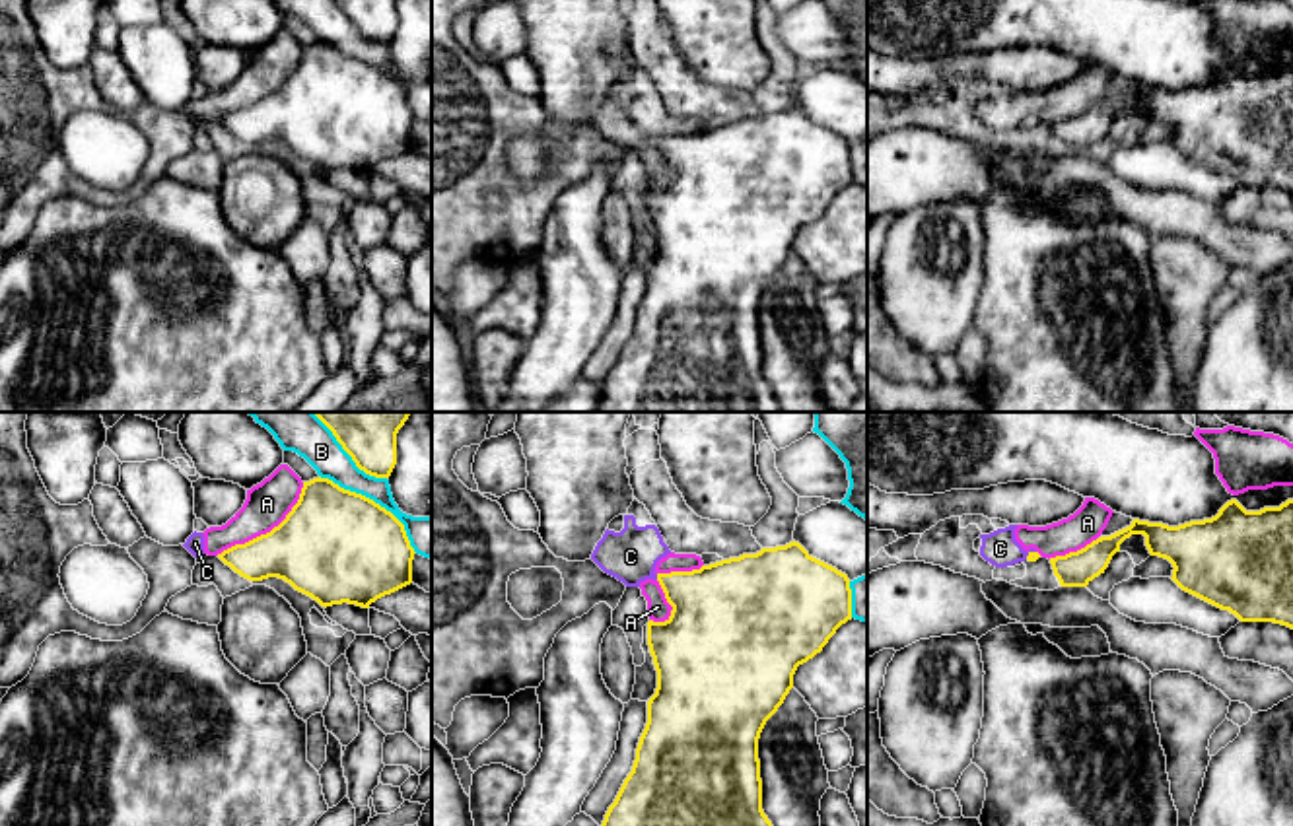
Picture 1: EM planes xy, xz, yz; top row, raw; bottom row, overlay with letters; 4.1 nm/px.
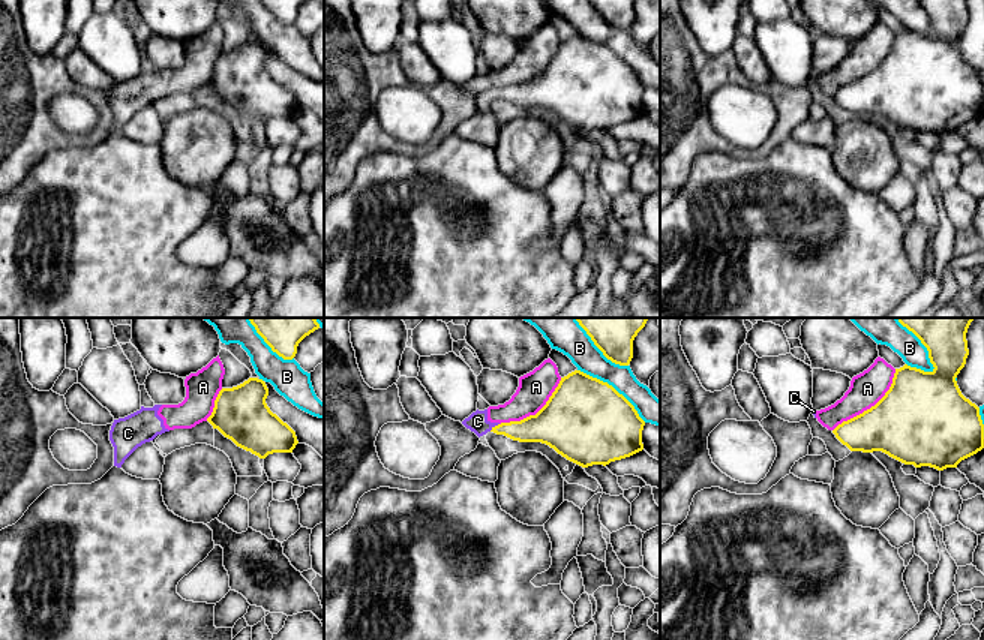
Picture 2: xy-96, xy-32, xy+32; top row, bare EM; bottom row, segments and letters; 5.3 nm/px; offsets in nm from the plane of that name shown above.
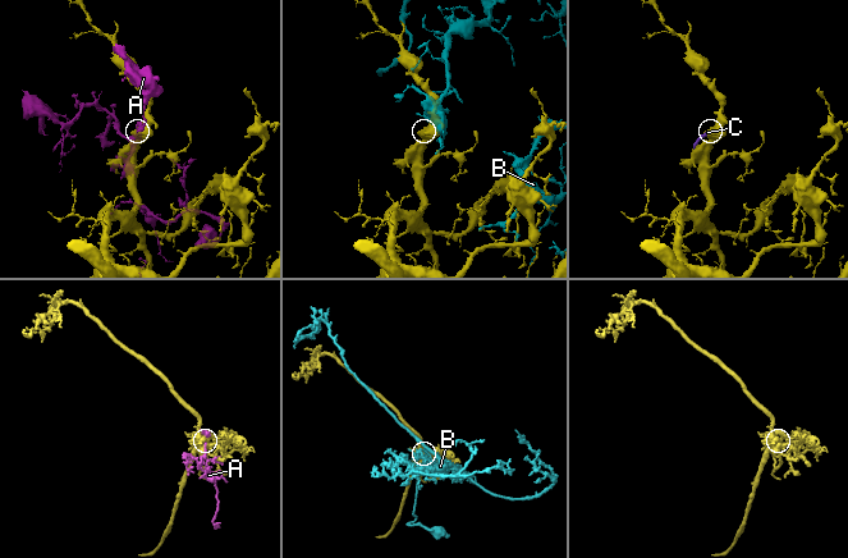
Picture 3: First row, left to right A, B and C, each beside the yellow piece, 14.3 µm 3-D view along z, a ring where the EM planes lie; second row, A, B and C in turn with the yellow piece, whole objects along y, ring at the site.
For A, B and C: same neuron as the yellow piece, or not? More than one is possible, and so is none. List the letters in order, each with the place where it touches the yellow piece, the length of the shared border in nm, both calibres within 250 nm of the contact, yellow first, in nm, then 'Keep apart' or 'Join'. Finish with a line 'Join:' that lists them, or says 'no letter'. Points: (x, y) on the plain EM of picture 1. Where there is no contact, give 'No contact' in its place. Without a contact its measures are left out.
A: Touches yellow at xy (267, 98). Shared border 480 nm. Thickness 420 nm (yellow) against 180 nm. Keep apart
B: Touches yellow at xy (374, 67). Shared border 500 nm. Thickness 460 nm (yellow) against 150 nm. Keep apart
C: Touches yellow at xz (658, 140). Shared border 30 nm. Thickness 320 nm (yellow) against 220 nm. Keep apart
Join: no letter

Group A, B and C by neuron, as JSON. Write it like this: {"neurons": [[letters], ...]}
{"neurons": [["A", "C"], ["B"]]}

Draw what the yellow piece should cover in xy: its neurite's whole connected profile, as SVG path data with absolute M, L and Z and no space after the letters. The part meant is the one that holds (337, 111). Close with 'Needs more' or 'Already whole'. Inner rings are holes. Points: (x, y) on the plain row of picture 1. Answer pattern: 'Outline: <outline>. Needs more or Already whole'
Outline: M319 41L303 47L297 68L278 91L218 122L249 146L284 144L325 173L342 167L369 173L412 148L414 119L404 89L391 76Z. Already whole

